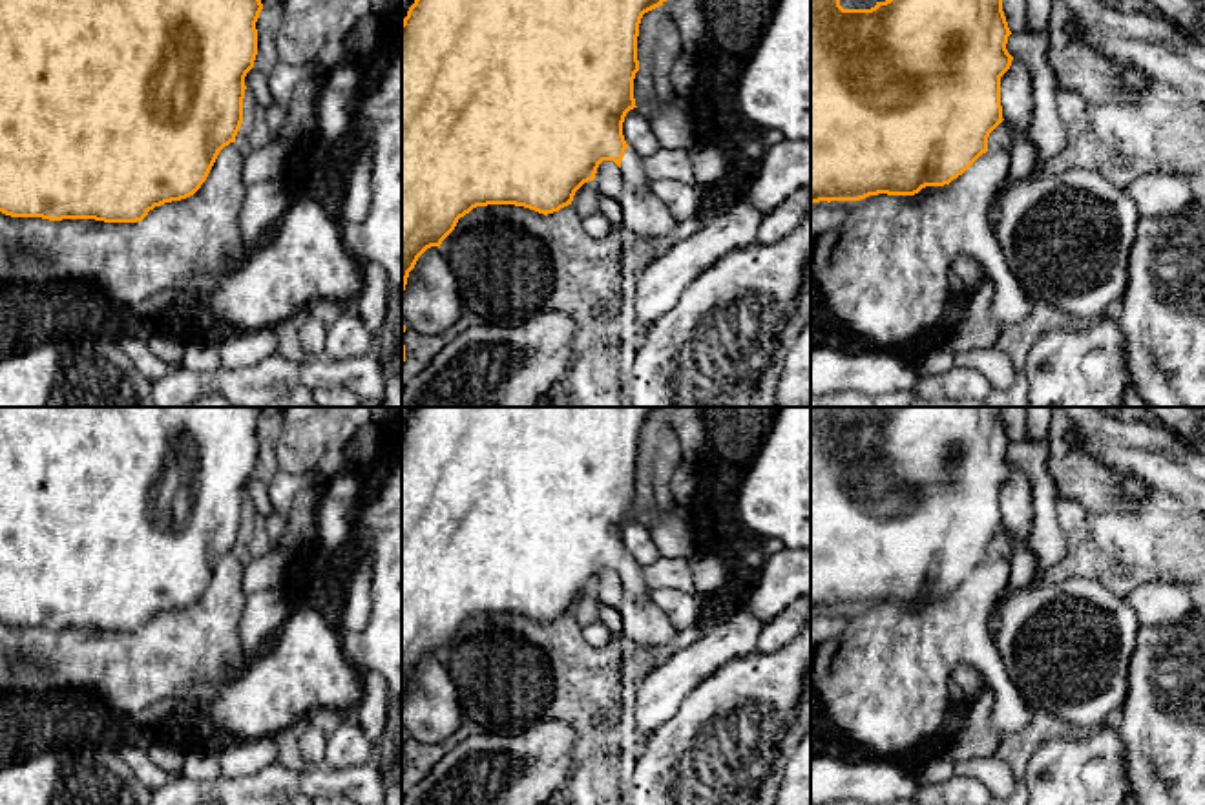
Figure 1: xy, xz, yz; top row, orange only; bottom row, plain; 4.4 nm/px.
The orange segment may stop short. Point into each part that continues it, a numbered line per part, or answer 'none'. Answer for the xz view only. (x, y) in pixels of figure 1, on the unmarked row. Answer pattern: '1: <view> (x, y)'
1: xz (632, 579)

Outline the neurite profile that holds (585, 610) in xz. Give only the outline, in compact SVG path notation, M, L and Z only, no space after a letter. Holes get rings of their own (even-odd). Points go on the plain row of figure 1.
M588 590L575 601L571 615L581 628L590 626L599 621L599 606L593 590Z

